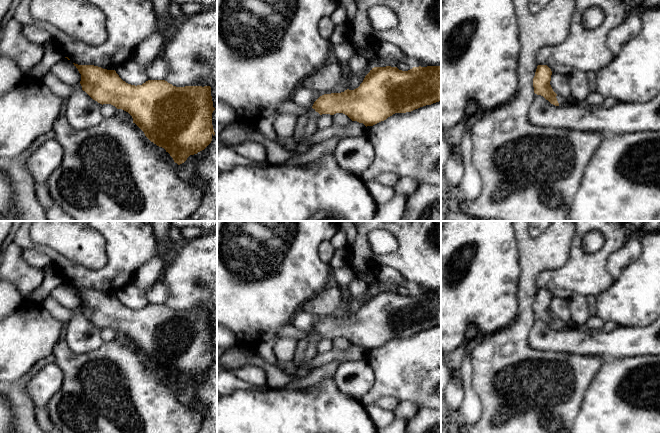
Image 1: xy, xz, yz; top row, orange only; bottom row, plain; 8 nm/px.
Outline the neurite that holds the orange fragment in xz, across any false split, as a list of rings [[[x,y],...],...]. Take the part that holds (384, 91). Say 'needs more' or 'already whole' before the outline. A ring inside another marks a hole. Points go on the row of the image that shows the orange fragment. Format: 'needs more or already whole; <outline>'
needs more; [[[391,66],[374,67],[358,88],[320,96],[305,115],[296,117],[294,133],[288,142],[299,145],[312,135],[318,128],[316,121],[322,114],[343,113],[352,121],[363,123],[367,127],[384,121],[395,113],[411,112],[439,101],[441,101],[441,66],[419,66],[408,71]]]

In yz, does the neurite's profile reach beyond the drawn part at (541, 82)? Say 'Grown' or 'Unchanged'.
Grown

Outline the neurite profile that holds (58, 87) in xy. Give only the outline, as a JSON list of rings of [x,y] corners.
[[[50,70],[45,73],[39,80],[46,85],[55,95],[62,98],[64,102],[73,94],[74,91],[82,90],[80,83],[70,86],[61,81]]]

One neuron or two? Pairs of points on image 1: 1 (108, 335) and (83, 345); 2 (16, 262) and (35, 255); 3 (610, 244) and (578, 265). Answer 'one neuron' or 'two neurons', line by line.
1: two neurons
2: two neurons
3: one neuron

